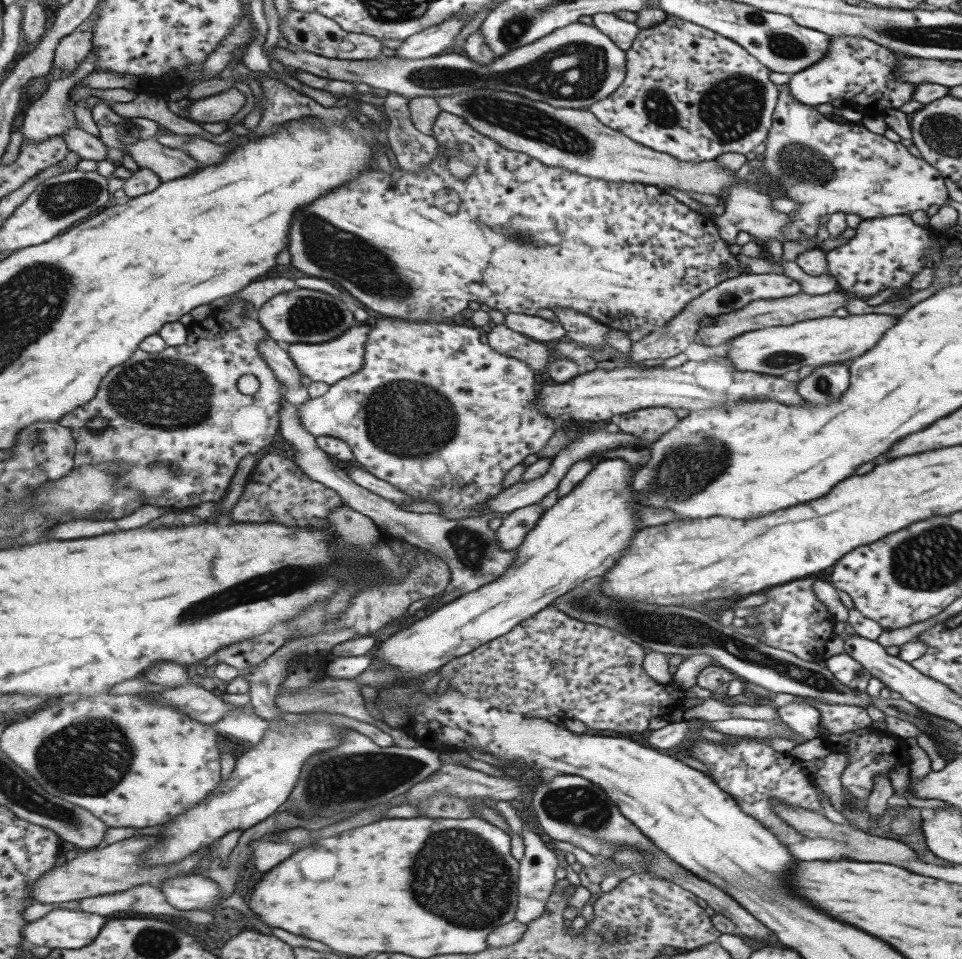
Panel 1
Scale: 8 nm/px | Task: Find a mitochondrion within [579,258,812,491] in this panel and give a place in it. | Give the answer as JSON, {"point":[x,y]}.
{"point":[782,358]}

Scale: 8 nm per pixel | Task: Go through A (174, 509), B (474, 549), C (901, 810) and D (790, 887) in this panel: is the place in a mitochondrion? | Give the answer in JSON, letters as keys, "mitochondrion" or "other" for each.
{"A":"other","B":"mitochondrion","C":"other","D":"other"}

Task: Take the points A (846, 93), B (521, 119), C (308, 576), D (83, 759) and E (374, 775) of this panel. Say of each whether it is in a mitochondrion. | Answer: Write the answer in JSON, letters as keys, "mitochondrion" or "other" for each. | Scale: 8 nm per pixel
{"A":"other","B":"mitochondrion","C":"mitochondrion","D":"mitochondrion","E":"mitochondrion"}

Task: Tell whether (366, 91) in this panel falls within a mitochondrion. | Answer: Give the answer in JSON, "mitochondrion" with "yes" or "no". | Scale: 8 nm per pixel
{"mitochondrion":"no"}

